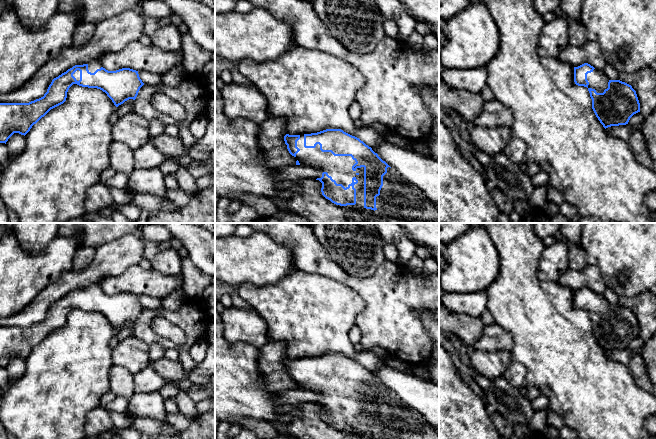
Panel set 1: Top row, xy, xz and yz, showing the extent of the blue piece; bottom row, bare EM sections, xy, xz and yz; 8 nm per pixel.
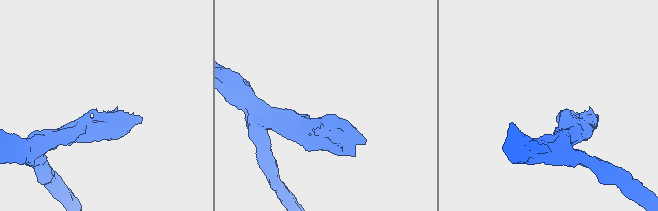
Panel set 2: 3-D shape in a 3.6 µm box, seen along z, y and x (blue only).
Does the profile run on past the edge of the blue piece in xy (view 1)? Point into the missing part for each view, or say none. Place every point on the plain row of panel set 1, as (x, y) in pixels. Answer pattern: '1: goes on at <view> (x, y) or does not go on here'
1: goes on at xy (93, 289)

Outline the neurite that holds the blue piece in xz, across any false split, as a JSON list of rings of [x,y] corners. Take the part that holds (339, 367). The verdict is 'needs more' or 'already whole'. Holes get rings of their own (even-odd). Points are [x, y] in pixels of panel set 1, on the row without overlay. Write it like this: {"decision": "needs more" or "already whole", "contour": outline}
{"decision": "needs more", "contour": [[[326,353],[317,357],[304,358],[304,359],[286,358],[284,360],[284,365],[285,368],[287,369],[287,373],[289,377],[297,383],[296,389],[313,391],[323,396],[322,401],[317,402],[316,404],[319,404],[322,407],[322,412],[321,412],[322,419],[336,429],[347,430],[347,429],[356,428],[362,432],[371,433],[374,435],[377,433],[383,433],[390,436],[395,436],[400,439],[439,439],[439,434],[436,433],[433,426],[429,424],[416,410],[408,407],[395,393],[391,392],[385,385],[383,385],[378,380],[378,378],[372,374],[371,371],[366,369],[359,362],[346,357],[341,353]]]}

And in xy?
{"decision": "needs more", "contour": [[[94,283],[87,288],[75,289],[54,302],[43,321],[29,327],[0,327],[0,367],[6,368],[14,357],[25,360],[32,350],[51,333],[66,325],[67,316],[73,308],[102,314],[112,324],[116,331],[129,323],[135,324],[140,312],[144,309],[139,301],[138,295],[130,292],[108,295],[102,291],[97,283]]]}

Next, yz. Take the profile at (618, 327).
{"decision": "needs more", "contour": [[[588,287],[574,291],[574,306],[588,312],[592,333],[606,353],[628,348],[630,342],[640,336],[636,315],[620,304],[610,304],[604,295]]]}

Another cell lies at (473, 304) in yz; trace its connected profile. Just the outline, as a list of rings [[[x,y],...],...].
[[[487,291],[473,293],[441,292],[439,300],[451,312],[480,318],[487,309]]]

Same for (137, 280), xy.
[[[139,264],[130,266],[124,273],[101,279],[97,284],[108,295],[130,292],[162,300],[183,286],[182,274],[165,275],[154,268],[144,269]]]

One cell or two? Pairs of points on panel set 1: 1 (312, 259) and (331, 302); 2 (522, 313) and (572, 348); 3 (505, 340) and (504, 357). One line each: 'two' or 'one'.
1: two
2: one
3: two

